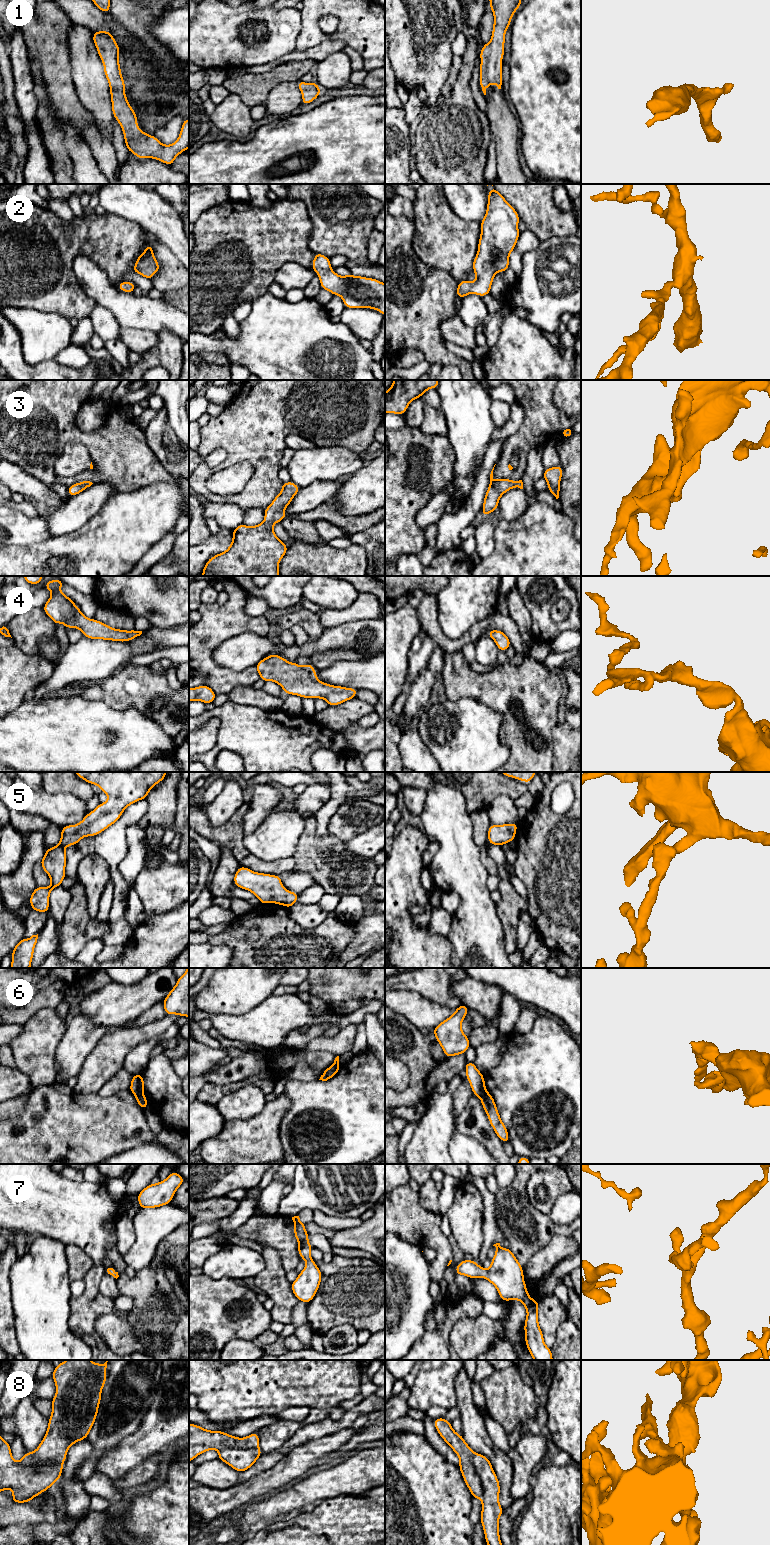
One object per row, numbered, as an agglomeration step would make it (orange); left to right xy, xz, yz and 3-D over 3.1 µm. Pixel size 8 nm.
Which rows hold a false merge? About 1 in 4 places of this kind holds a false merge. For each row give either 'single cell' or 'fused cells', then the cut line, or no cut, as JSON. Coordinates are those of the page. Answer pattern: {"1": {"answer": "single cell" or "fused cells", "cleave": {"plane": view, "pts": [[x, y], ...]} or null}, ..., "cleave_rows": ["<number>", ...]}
{"1": {"answer": "single cell", "cleave": null}, "2": {"answer": "single cell", "cleave": null}, "3": {"answer": "single cell", "cleave": null}, "4": {"answer": "single cell", "cleave": null}, "5": {"answer": "single cell", "cleave": null}, "6": {"answer": "fused cells", "cleave": {"plane": "xy", "pts": [[143, 1094], [135, 1095]]}}, "7": {"answer": "single cell", "cleave": null}, "8": {"answer": "single cell", "cleave": null}, "cleave_rows": ["6"]}

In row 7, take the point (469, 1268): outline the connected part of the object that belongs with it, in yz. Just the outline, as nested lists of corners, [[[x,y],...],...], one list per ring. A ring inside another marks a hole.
[[[500,1243],[493,1246],[496,1247],[496,1252],[489,1269],[480,1267],[476,1261],[465,1259],[456,1266],[456,1275],[470,1279],[483,1277],[496,1287],[503,1301],[521,1301],[527,1311],[524,1331],[531,1356],[534,1360],[553,1360],[552,1351],[545,1345],[538,1323],[539,1301],[528,1295],[522,1266],[509,1248],[501,1248]]]

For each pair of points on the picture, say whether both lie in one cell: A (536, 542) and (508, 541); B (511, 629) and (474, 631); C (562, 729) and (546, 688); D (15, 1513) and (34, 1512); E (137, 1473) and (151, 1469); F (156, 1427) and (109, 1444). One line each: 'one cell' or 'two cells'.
A: one cell
B: one cell
C: two cells
D: one cell
E: one cell
F: two cells

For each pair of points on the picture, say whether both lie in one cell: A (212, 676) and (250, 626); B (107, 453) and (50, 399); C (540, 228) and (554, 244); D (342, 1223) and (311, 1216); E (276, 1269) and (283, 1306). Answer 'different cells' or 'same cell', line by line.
A: same cell
B: same cell
C: different cells
D: same cell
E: same cell

